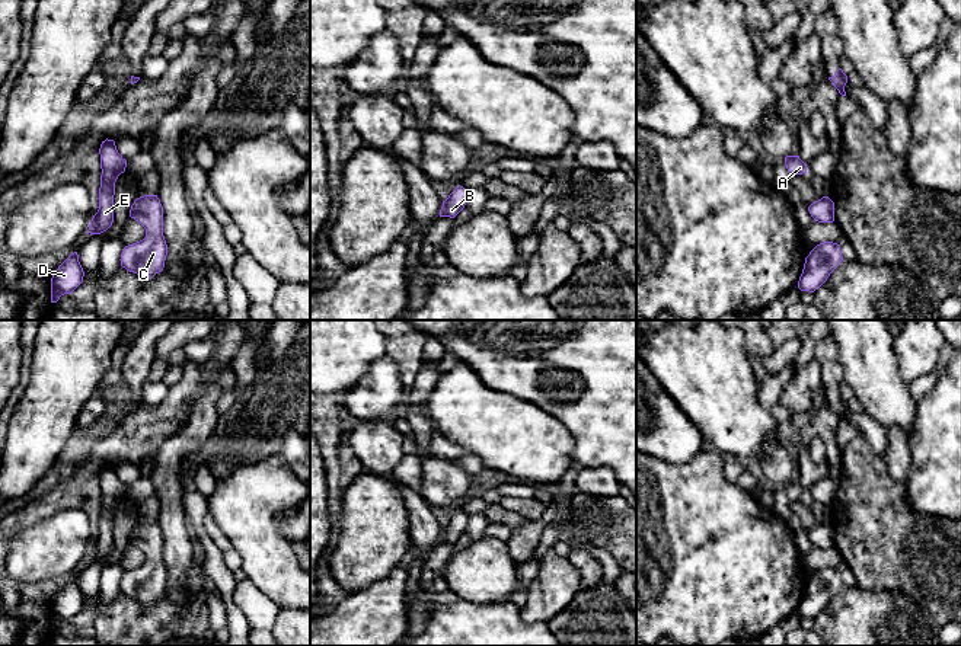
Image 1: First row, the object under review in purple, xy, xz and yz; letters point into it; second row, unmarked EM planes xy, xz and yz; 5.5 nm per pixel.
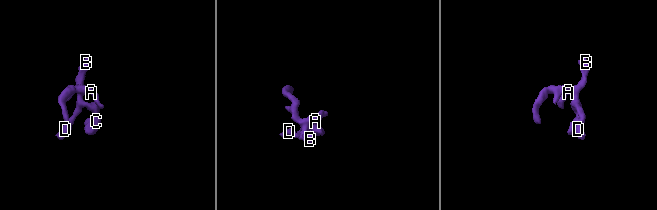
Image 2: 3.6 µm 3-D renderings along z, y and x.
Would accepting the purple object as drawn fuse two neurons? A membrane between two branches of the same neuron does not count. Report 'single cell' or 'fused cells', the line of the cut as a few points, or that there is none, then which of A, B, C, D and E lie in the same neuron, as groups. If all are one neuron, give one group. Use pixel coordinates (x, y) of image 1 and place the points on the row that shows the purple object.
single cell; cut none; groups A B C D E

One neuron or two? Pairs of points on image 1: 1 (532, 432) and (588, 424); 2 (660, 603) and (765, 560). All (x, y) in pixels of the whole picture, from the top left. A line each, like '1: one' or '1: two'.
1: two
2: one

